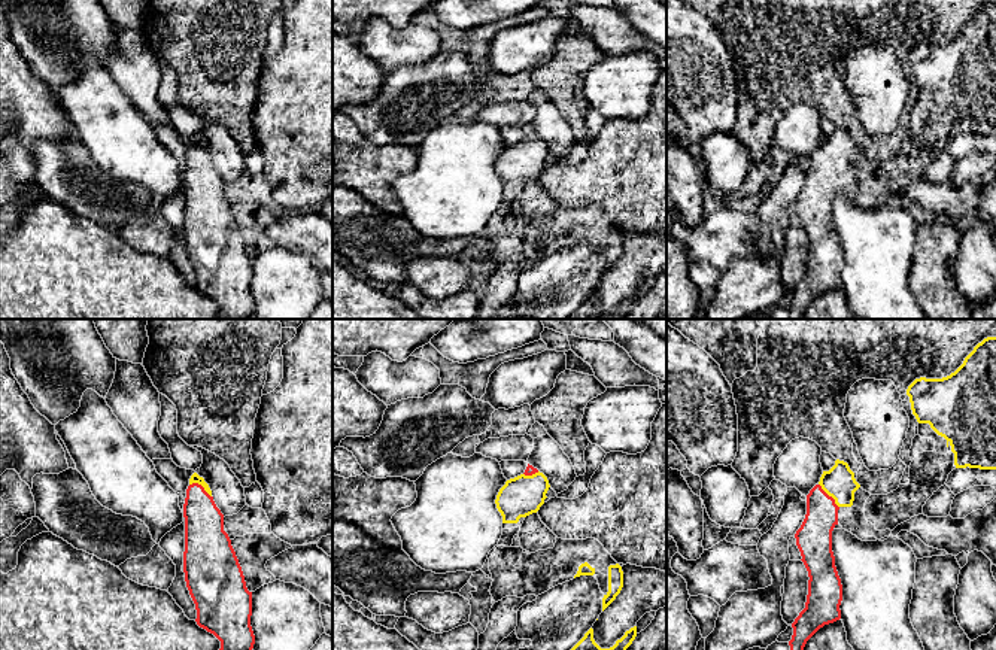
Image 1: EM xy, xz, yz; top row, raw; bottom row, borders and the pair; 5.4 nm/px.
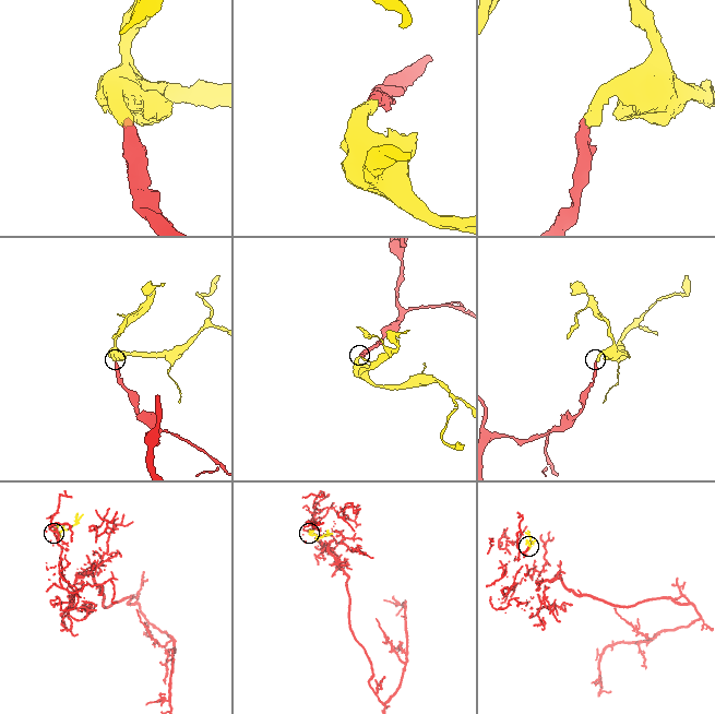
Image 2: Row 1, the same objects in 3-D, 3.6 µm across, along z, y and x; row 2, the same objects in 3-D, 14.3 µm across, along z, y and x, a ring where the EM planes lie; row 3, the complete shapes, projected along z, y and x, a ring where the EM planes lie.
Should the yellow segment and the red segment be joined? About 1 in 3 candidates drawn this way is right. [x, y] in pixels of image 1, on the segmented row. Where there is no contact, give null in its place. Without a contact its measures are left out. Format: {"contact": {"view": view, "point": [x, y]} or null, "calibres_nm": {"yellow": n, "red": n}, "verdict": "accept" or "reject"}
{"contact": {"view": "yz", "point": [829, 495]}, "calibres_nm": {"yellow": 170, "red": 190}, "verdict": "accept"}

